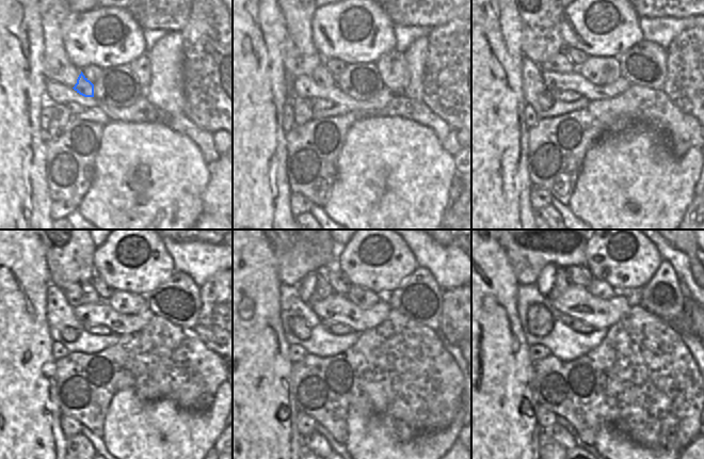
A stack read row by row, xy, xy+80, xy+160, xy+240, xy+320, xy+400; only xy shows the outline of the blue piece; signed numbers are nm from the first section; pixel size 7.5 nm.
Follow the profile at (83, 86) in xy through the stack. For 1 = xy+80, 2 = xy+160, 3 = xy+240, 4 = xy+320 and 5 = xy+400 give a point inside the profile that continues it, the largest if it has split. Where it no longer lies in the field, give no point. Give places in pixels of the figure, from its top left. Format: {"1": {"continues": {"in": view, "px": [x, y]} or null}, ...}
{"1": {"continues": {"in": "xy+80", "px": [321, 76]}}, "2": {"continues": {"in": "xy+160", "px": [560, 62]}}, "3": {"continues": {"in": "xy+240", "px": [77, 294]}}, "4": {"continues": {"in": "xy+320", "px": [314, 287]}}, "5": {"continues": {"in": "xy+400", "px": [553, 281]}}}

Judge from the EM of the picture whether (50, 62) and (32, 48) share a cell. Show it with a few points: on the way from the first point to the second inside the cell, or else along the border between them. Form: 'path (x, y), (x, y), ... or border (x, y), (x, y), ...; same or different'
border (42, 30), (43, 67), (47, 79); different

